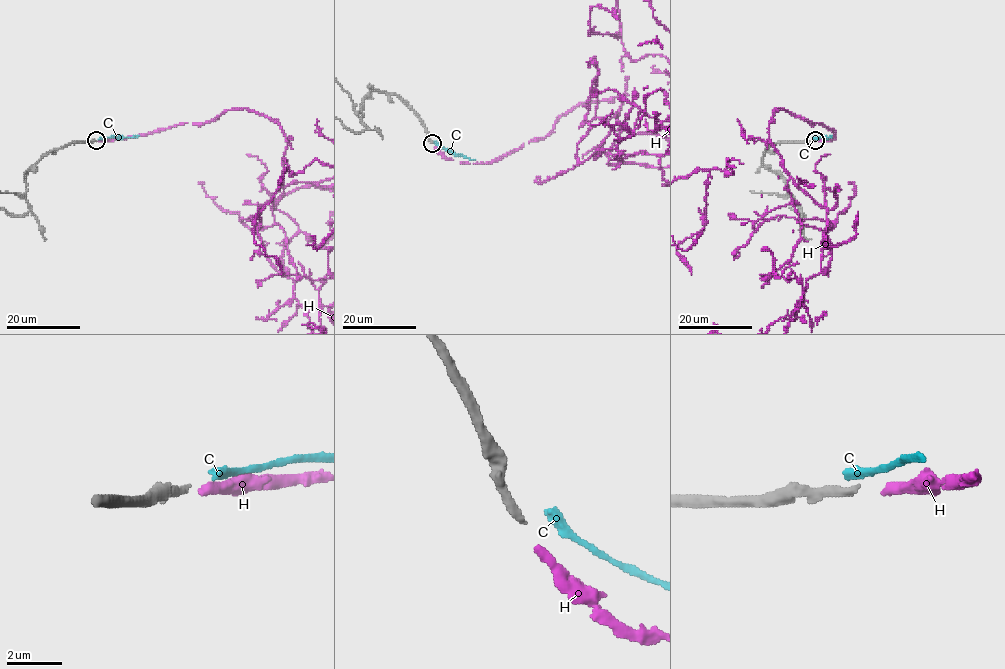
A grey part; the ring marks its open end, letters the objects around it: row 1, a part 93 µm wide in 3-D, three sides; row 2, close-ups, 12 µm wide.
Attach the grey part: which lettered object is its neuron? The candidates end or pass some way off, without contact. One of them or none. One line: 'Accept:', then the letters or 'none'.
Accept: H

